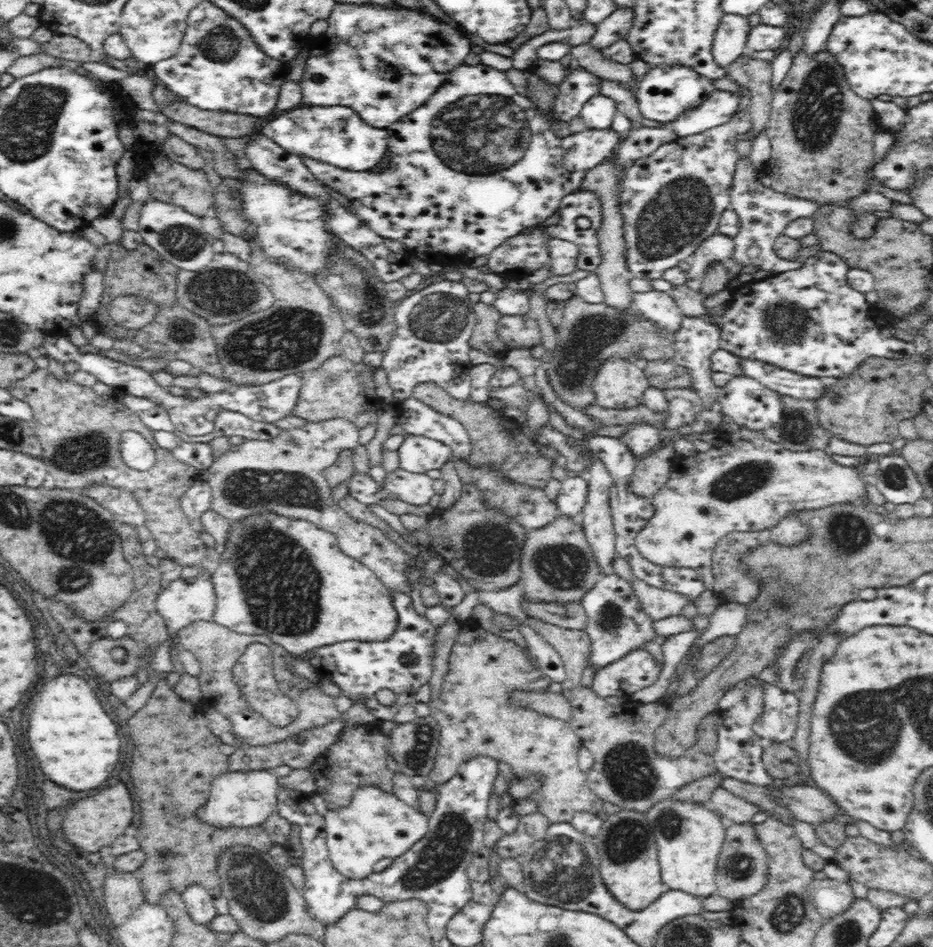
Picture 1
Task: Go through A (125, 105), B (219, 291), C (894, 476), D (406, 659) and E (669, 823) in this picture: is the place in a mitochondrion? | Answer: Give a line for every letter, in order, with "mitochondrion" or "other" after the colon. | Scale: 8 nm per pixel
A: other
B: mitochondrion
C: mitochondrion
D: mitochondrion
E: mitochondrion

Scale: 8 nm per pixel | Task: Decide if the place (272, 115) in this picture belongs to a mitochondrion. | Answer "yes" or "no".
no

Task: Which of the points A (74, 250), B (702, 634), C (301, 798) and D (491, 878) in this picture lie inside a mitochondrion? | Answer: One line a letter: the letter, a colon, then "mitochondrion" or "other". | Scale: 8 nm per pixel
A: other
B: other
C: other
D: other

